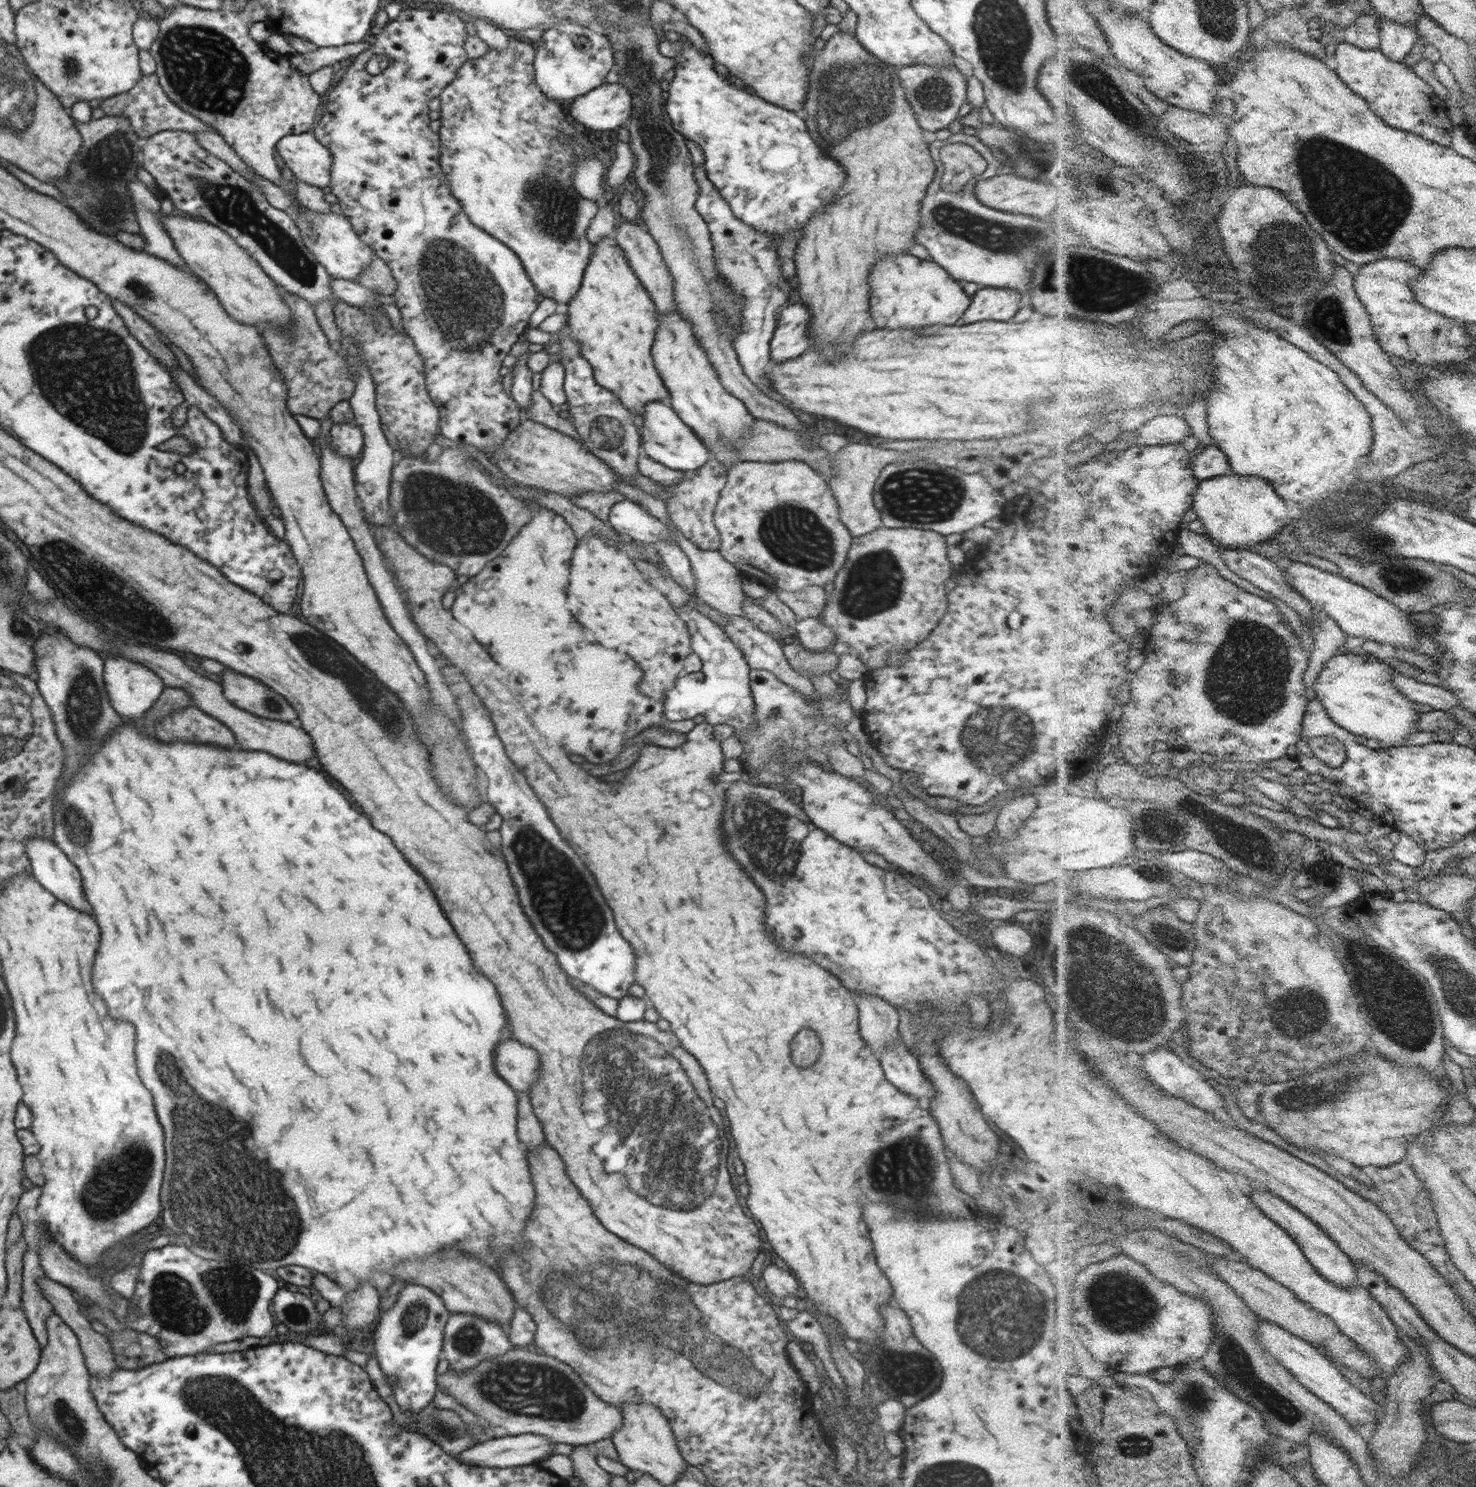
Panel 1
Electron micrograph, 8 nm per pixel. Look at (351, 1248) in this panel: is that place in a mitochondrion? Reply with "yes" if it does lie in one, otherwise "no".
no

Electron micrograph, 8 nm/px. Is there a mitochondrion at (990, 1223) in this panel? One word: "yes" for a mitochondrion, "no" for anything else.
no

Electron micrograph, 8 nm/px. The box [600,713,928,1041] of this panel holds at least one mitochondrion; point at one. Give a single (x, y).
(766, 837)

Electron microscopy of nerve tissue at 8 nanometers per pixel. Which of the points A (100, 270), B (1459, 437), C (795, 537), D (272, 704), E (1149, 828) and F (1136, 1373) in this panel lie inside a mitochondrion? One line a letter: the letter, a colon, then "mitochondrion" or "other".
A: other
B: other
C: mitochondrion
D: mitochondrion
E: other
F: other

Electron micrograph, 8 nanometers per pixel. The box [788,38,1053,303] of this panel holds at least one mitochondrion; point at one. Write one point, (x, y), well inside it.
(860, 94)

